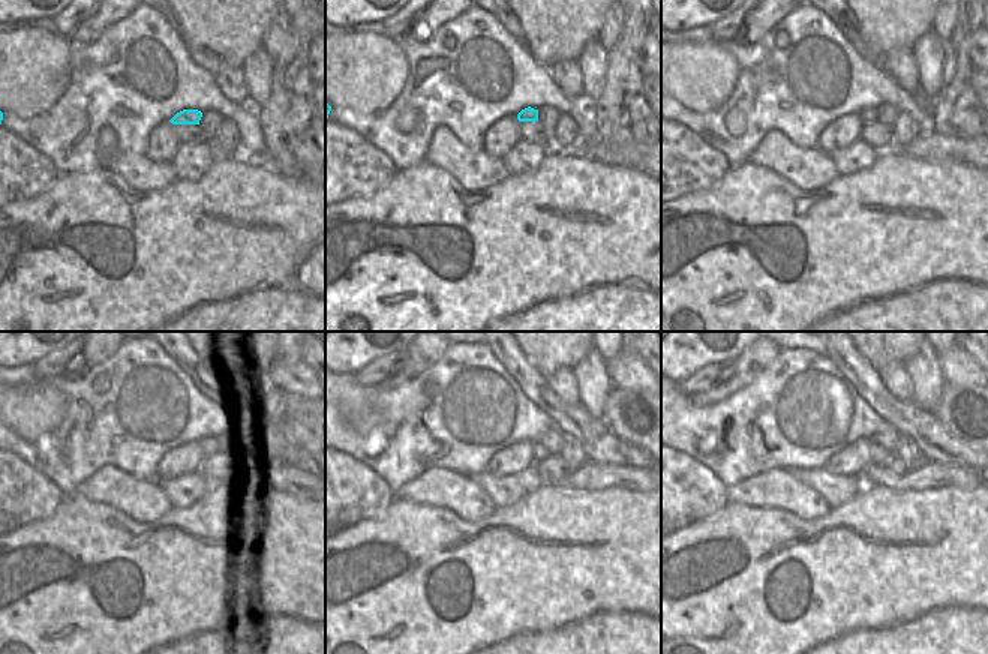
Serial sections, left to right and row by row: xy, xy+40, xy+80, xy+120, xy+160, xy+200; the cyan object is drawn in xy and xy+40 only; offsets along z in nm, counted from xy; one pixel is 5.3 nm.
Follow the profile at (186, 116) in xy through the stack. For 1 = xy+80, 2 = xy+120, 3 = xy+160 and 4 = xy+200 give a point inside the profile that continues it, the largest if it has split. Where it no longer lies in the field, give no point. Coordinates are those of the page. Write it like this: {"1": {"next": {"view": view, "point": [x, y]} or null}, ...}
{"1": {"next": {"view": "xy+80", "point": [868, 114]}}, "2": {"next": {"view": "xy+120", "point": [201, 450]}}, "3": {"next": {"view": "xy+160", "point": [538, 452]}}, "4": {"next": {"view": "xy+200", "point": [879, 456]}}}

